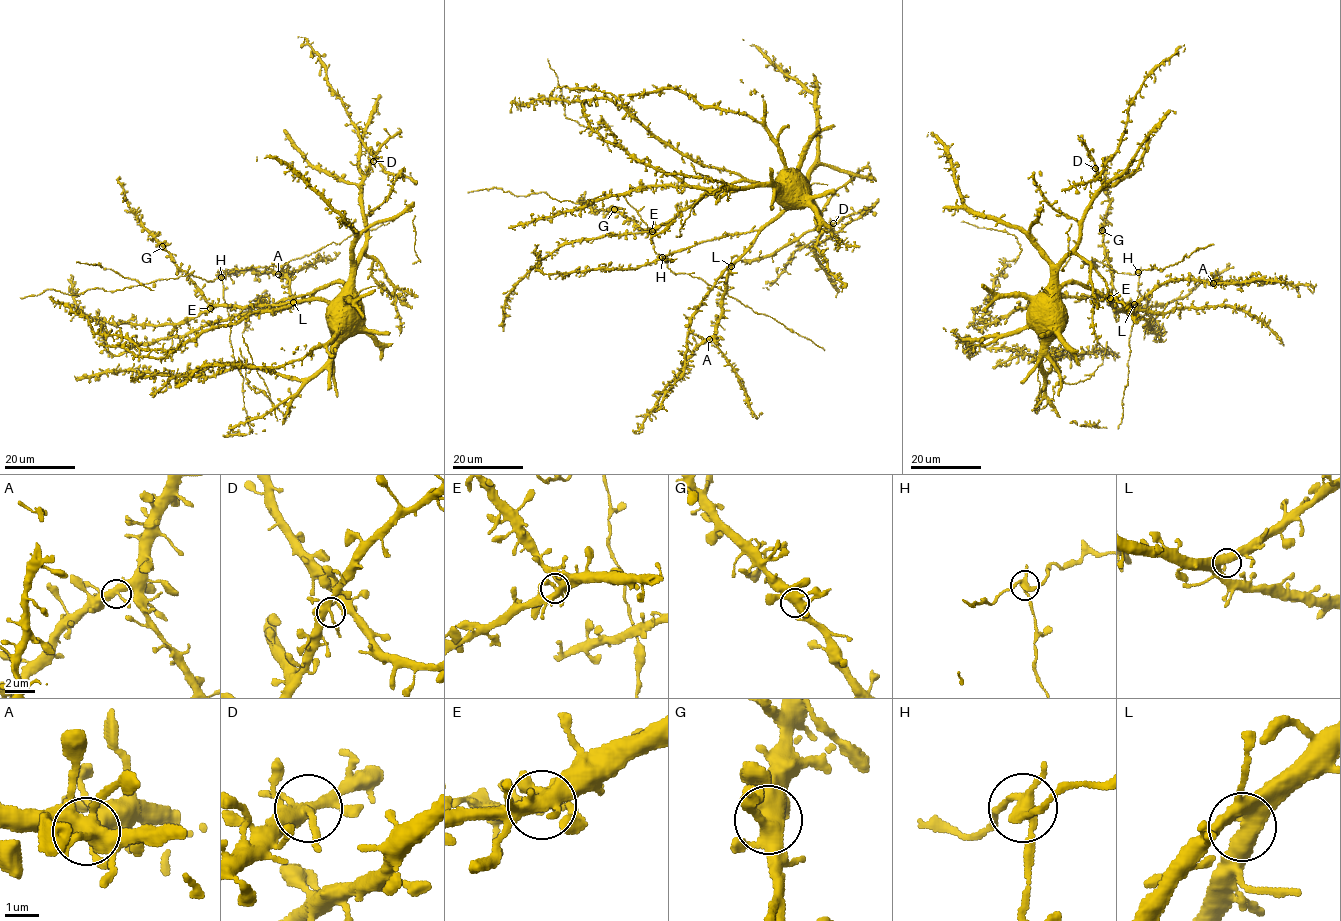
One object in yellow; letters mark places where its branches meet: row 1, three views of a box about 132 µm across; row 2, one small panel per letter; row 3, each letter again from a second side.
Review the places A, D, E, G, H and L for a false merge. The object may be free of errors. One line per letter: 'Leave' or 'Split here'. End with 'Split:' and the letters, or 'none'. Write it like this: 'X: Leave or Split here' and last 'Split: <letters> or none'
A: Leave
D: Leave
E: Leave
G: Leave
H: Split here
L: Leave
Split: H

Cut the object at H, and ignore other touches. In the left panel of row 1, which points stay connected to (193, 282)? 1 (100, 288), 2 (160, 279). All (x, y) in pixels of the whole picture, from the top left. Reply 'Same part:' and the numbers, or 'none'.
Same part: none

